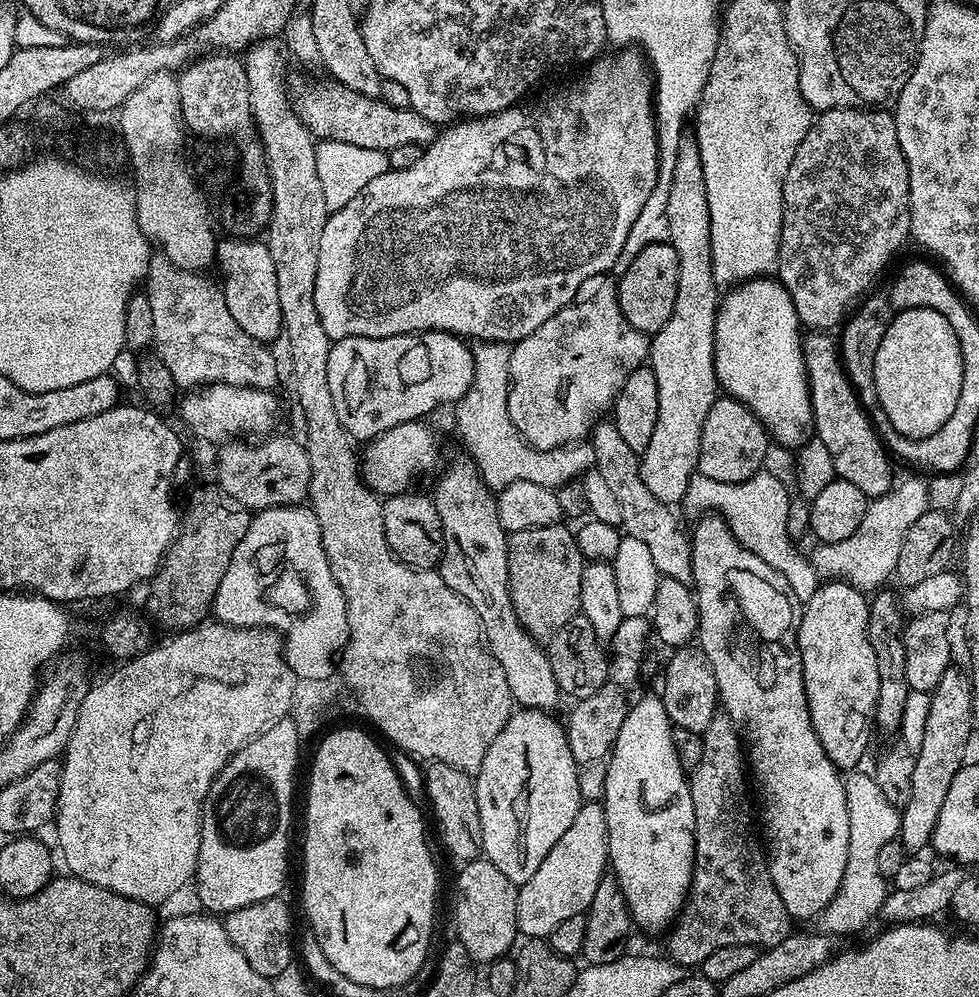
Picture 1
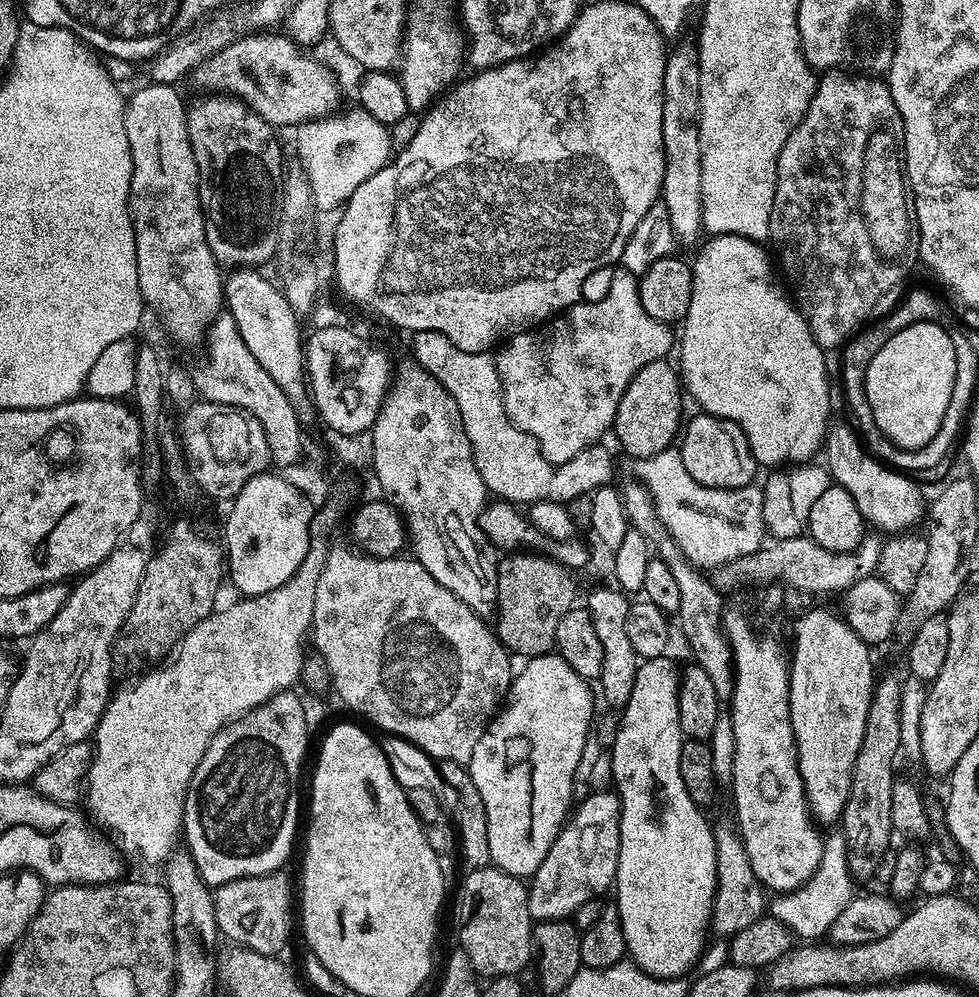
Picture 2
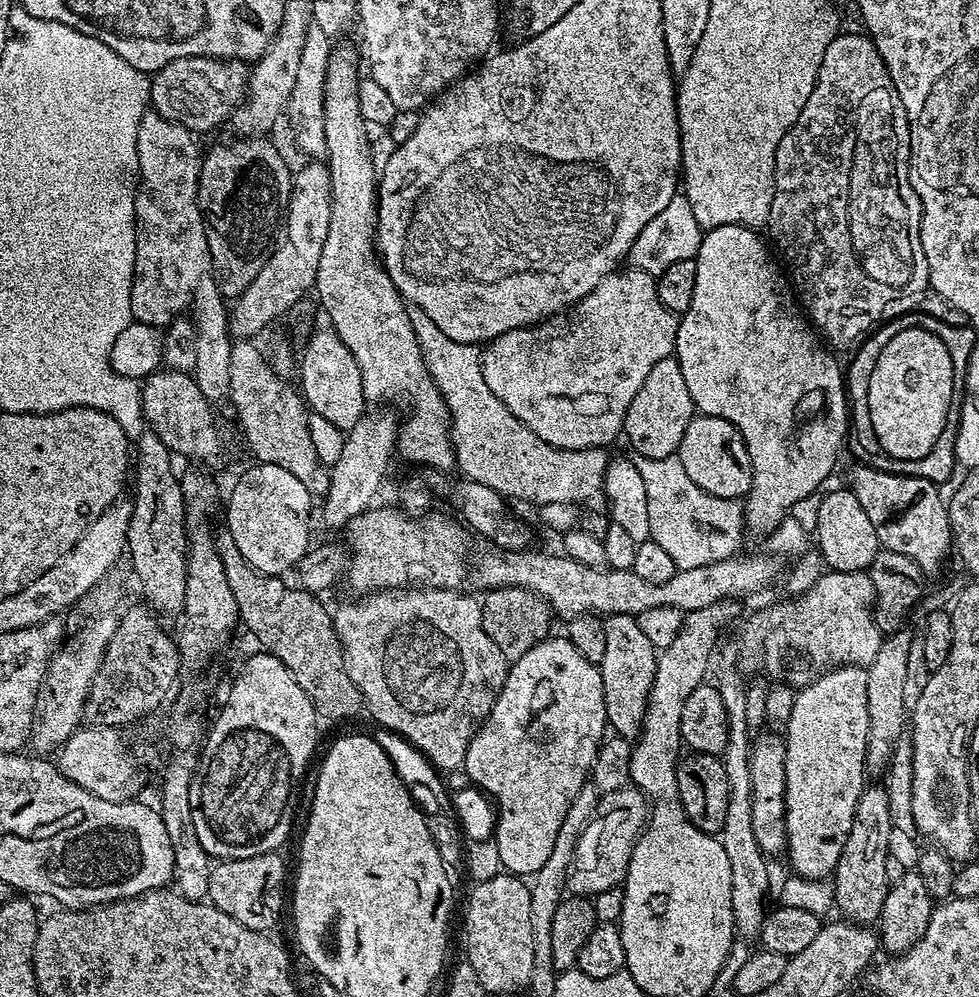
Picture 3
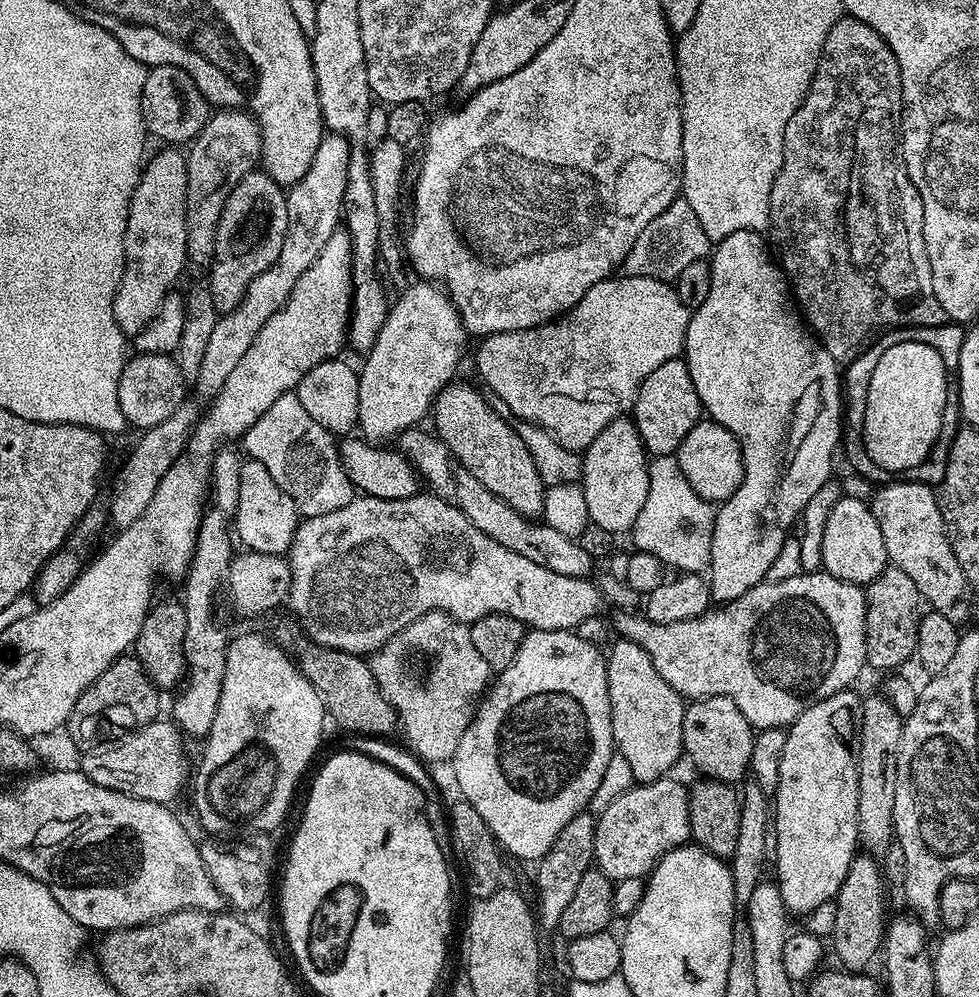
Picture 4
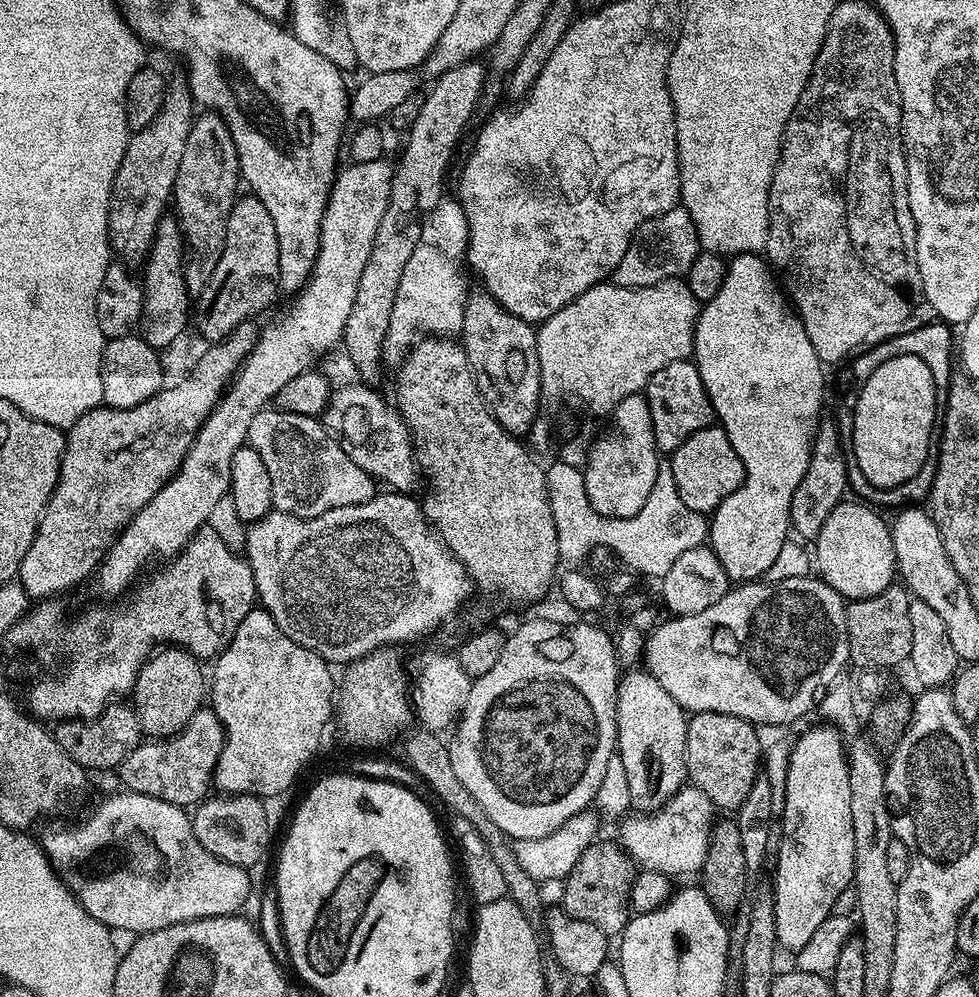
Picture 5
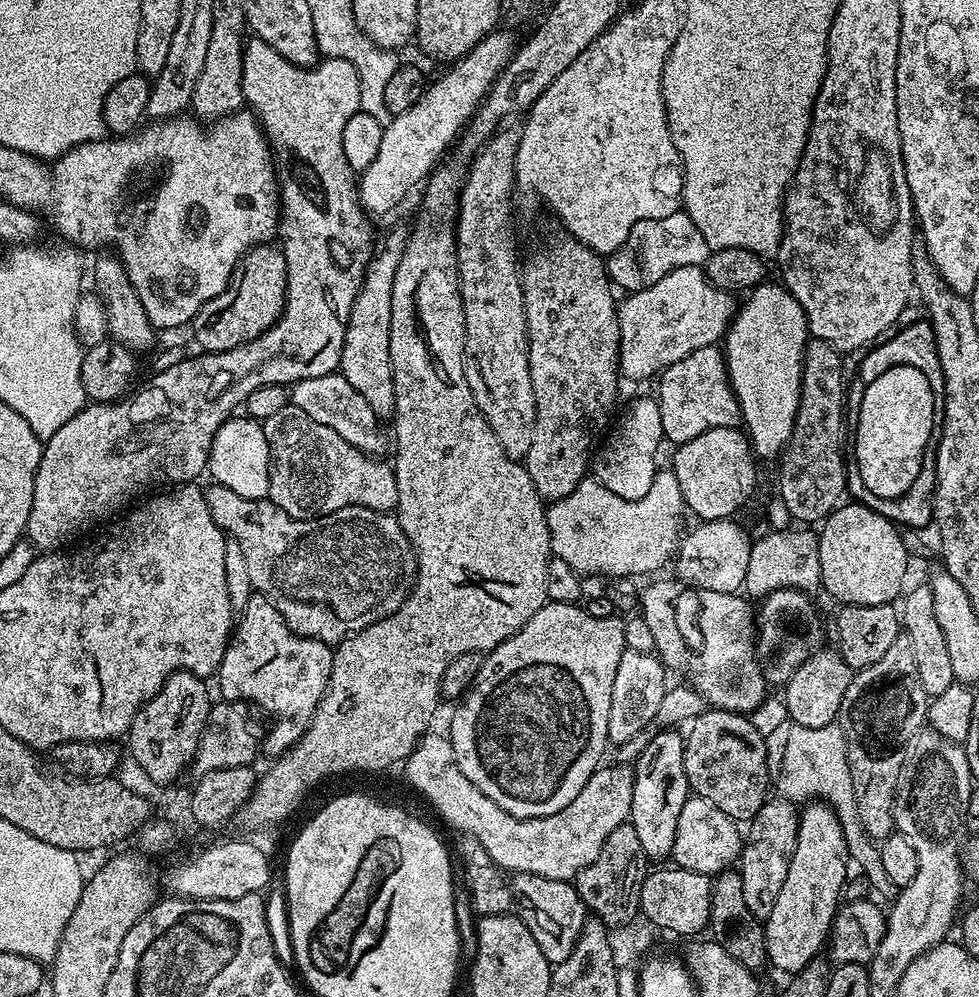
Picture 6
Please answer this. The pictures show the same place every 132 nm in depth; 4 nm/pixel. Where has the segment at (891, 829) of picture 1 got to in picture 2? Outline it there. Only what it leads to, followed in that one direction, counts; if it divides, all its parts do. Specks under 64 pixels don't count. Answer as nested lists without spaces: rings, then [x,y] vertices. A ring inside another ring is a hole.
[[[831,829],[824,839],[822,862],[815,874],[798,890],[775,895],[768,904],[771,917],[785,925],[793,935],[802,940],[816,940],[824,935],[854,895],[854,877],[848,867],[848,842],[843,831]]]

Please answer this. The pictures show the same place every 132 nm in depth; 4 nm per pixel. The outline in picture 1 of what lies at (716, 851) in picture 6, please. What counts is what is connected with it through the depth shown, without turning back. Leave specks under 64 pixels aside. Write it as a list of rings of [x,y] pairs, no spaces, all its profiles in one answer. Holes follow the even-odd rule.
[[[581,803],[578,814],[574,814],[574,822],[570,822],[566,834],[562,834],[562,838],[558,838],[558,842],[554,842],[554,847],[550,849],[550,854],[546,854],[546,858],[542,858],[542,866],[538,866],[538,870],[534,870],[531,876],[524,884],[518,888],[518,932],[524,938],[546,938],[554,930],[554,926],[558,926],[558,922],[570,918],[573,914],[585,914],[588,911],[590,902],[594,902],[594,893],[598,890],[598,882],[602,882],[602,878],[609,871],[608,862],[608,831],[606,830],[606,814],[604,813],[603,803]]]

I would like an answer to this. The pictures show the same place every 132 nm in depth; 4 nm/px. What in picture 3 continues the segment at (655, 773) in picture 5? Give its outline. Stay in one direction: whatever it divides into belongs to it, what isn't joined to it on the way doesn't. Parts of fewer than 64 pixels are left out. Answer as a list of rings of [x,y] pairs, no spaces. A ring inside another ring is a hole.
[[[614,614],[603,617],[606,630],[606,654],[599,664],[604,687],[606,714],[613,733],[627,738],[639,737],[644,727],[644,715],[652,695],[658,649],[638,630],[635,616]]]

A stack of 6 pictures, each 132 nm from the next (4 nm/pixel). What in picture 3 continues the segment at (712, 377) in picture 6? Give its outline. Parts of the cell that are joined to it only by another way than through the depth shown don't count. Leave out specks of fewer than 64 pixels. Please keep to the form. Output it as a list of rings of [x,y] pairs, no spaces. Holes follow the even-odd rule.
[[[675,355],[662,358],[657,362],[654,370],[646,374],[646,382],[634,394],[634,402],[630,402],[630,410],[626,410],[624,419],[623,439],[628,439],[628,444],[637,452],[640,458],[666,458],[679,453],[682,434],[686,434],[686,426],[690,426],[693,416],[697,415],[696,403],[690,398],[690,390],[686,386],[686,378],[682,378],[682,366],[676,361]]]

